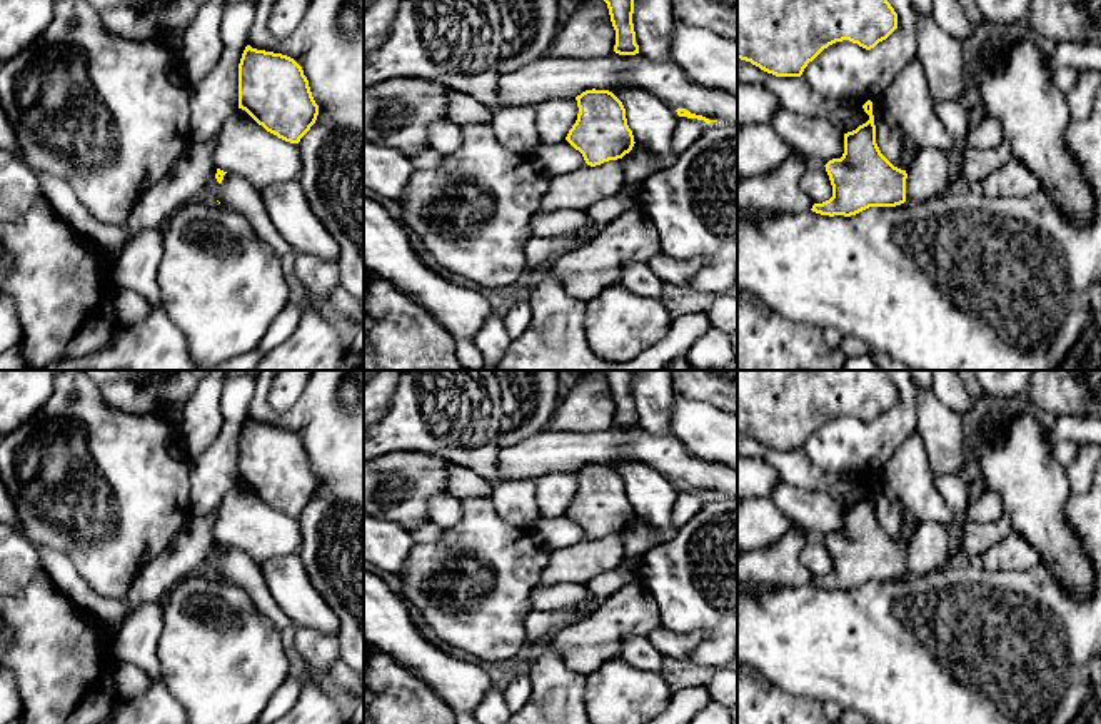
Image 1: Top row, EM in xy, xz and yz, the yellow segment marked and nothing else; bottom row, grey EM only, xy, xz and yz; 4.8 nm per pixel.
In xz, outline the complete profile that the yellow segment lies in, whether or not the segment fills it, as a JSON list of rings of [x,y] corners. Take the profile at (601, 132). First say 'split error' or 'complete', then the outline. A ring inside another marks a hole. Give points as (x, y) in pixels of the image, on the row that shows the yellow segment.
complete; [[[586,90],[576,97],[579,113],[566,140],[596,167],[622,158],[634,147],[622,102],[609,90]]]

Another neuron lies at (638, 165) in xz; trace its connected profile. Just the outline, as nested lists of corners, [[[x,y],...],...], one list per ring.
[[[634,143],[632,150],[621,158],[627,185],[641,187],[657,172],[659,162],[649,152]]]

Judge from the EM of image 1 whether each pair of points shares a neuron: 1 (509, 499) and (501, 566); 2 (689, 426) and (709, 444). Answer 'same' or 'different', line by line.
1: different
2: same

